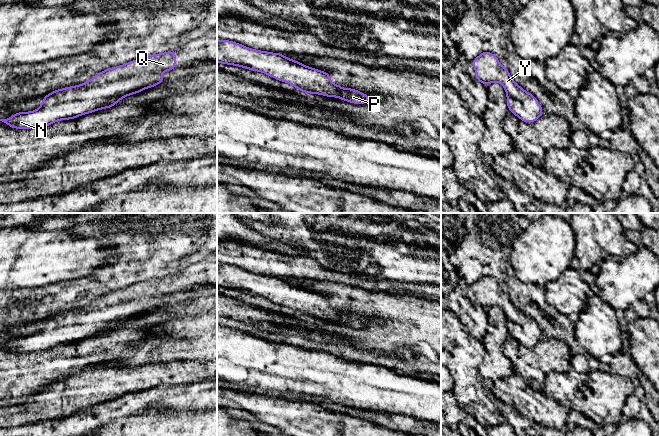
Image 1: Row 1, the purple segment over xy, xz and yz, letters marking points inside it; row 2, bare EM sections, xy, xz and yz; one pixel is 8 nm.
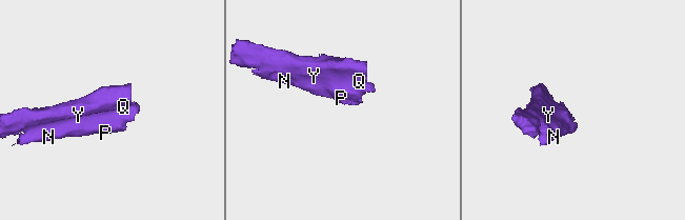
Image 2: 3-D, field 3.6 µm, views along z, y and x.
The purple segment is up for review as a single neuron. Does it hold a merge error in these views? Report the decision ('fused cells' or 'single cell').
single cell

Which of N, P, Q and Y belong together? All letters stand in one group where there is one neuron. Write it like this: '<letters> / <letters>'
N P Q Y

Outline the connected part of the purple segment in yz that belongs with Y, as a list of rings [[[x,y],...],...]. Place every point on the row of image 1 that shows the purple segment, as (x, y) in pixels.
[[[483,51],[472,61],[476,79],[485,86],[500,82],[507,94],[506,105],[511,113],[526,123],[533,123],[544,114],[535,96],[520,87],[504,68],[495,54]]]

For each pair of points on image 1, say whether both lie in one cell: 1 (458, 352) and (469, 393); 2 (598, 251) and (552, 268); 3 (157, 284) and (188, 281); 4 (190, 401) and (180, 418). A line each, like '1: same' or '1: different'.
1: same
2: different
3: same
4: different

